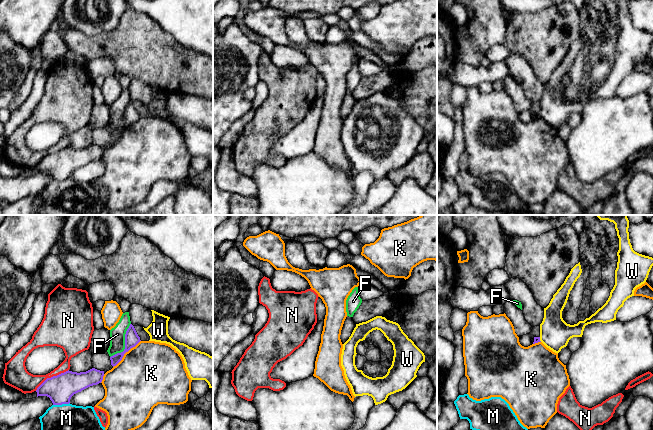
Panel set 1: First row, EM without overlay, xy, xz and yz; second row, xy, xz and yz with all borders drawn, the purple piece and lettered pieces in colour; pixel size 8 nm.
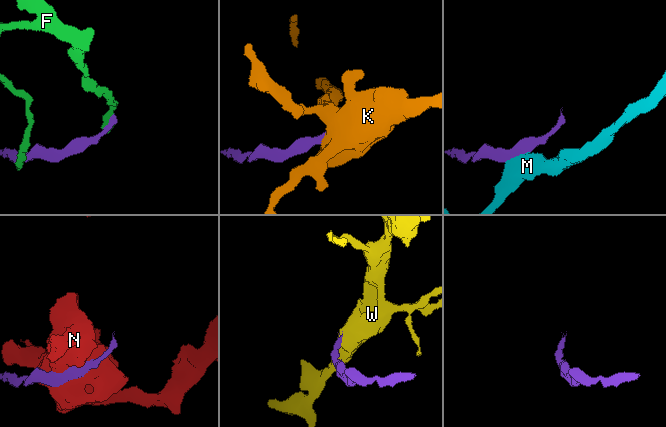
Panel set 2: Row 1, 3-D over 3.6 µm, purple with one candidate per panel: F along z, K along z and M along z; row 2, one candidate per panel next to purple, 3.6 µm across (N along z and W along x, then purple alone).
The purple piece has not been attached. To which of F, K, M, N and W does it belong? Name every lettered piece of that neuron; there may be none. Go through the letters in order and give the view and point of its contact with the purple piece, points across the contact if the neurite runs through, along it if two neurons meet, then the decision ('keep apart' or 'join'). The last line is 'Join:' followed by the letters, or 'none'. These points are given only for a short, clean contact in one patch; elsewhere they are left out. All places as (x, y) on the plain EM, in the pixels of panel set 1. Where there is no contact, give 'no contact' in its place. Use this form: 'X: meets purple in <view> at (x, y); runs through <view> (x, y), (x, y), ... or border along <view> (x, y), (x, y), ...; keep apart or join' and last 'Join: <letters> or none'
F: meets purple in xy at (125, 119); border along xy (130, 99), (125, 110), (125, 124), (110, 133); keep apart
K: meets purple in xy at (125, 128); border along xy (140, 116), (113, 143); keep apart
M: meets purple in xy at (61, 180); border along xy (69, 178), (53, 181); keep apart
N: meets purple in xy at (51, 153); keep apart
W: meets purple in yz at (539, 115); border along yz (539, 113), (541, 117); keep apart
Join: none

